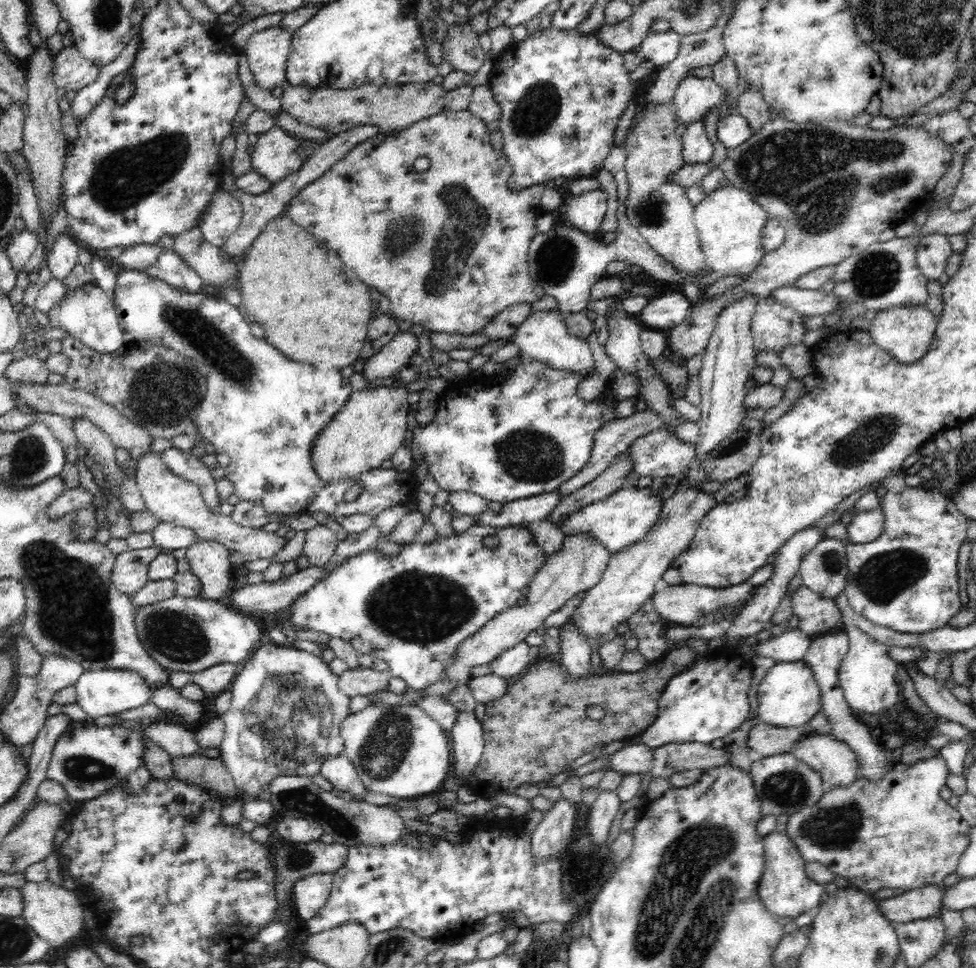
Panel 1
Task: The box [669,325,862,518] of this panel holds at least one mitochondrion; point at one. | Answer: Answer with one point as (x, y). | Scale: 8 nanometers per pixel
(737, 444)

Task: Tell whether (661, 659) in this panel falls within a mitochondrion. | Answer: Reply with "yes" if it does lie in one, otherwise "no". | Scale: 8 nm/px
no

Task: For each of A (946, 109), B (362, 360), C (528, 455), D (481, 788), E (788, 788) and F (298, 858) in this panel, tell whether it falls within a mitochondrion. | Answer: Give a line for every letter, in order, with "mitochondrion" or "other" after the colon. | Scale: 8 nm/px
A: other
B: other
C: mitochondrion
D: other
E: mitochondrion
F: mitochondrion

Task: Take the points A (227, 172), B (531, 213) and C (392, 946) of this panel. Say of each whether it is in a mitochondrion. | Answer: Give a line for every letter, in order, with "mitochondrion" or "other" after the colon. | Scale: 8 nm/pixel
A: other
B: other
C: mitochondrion

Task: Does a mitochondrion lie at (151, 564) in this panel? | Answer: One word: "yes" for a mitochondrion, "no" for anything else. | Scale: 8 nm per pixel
no

